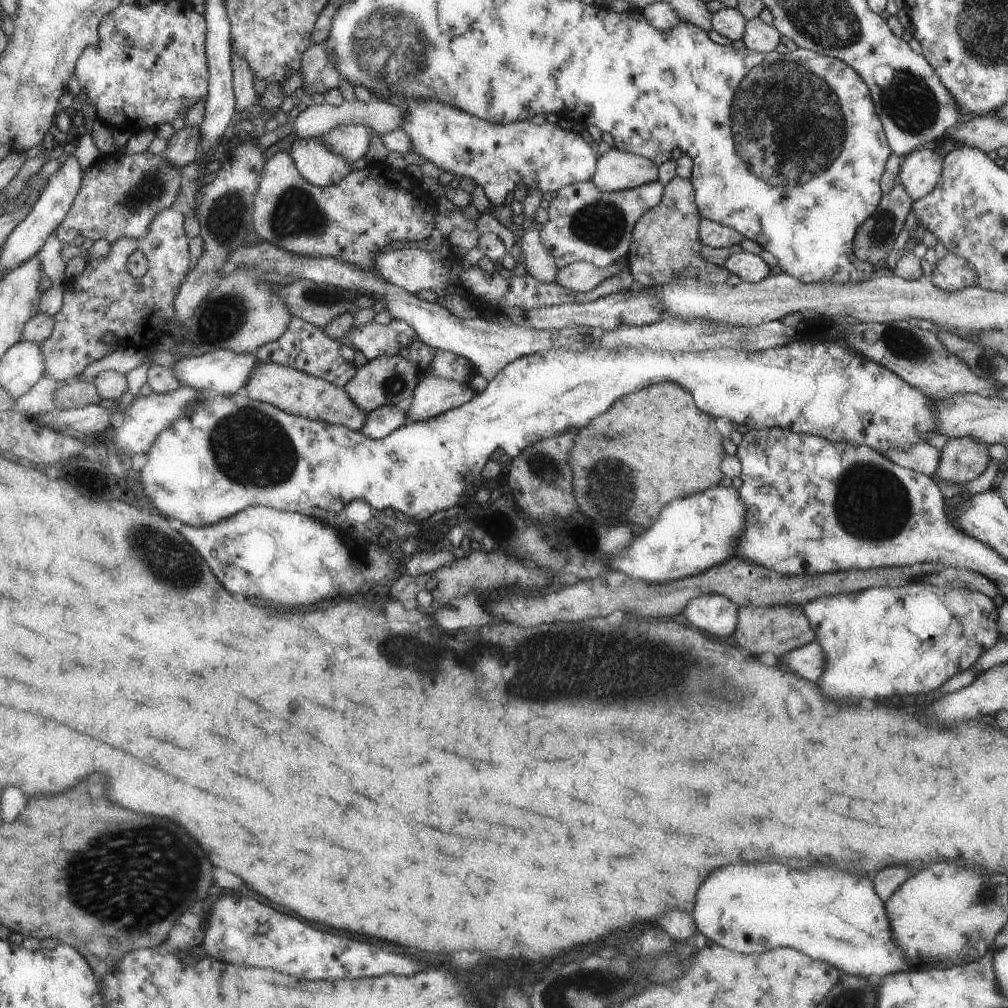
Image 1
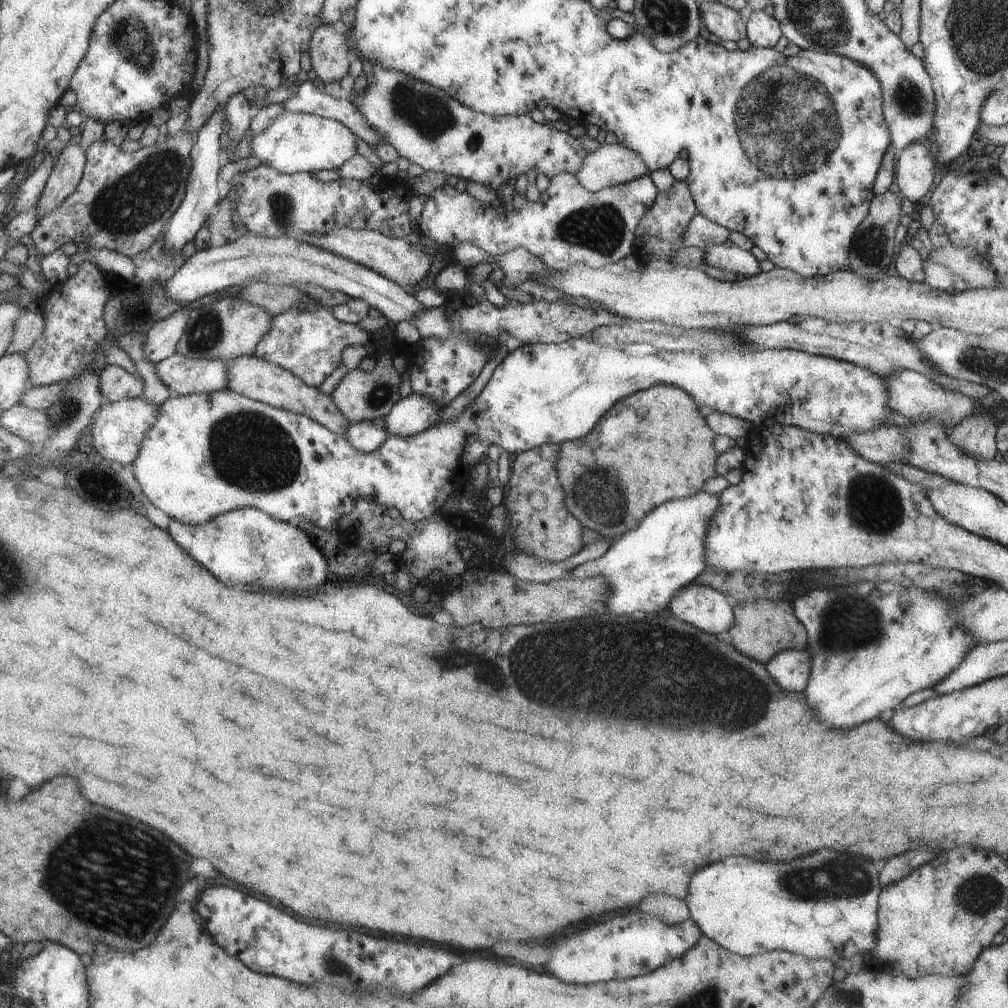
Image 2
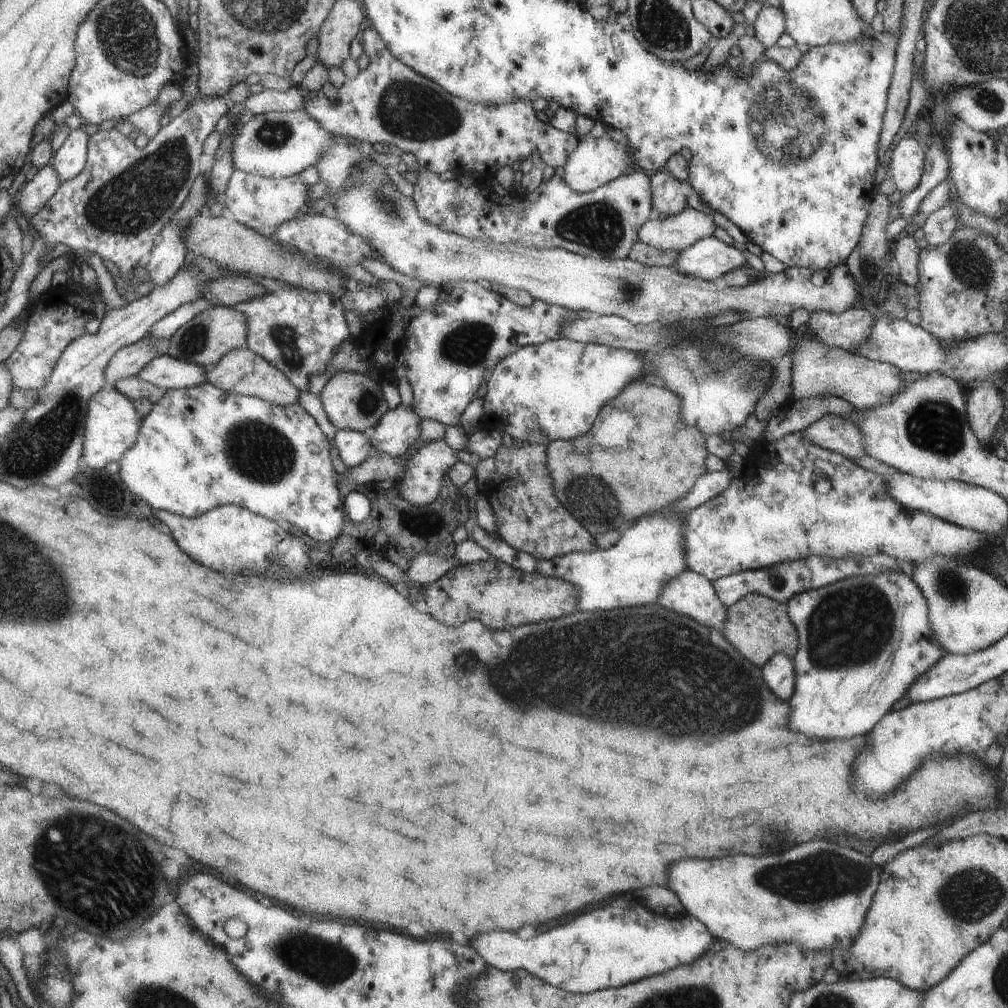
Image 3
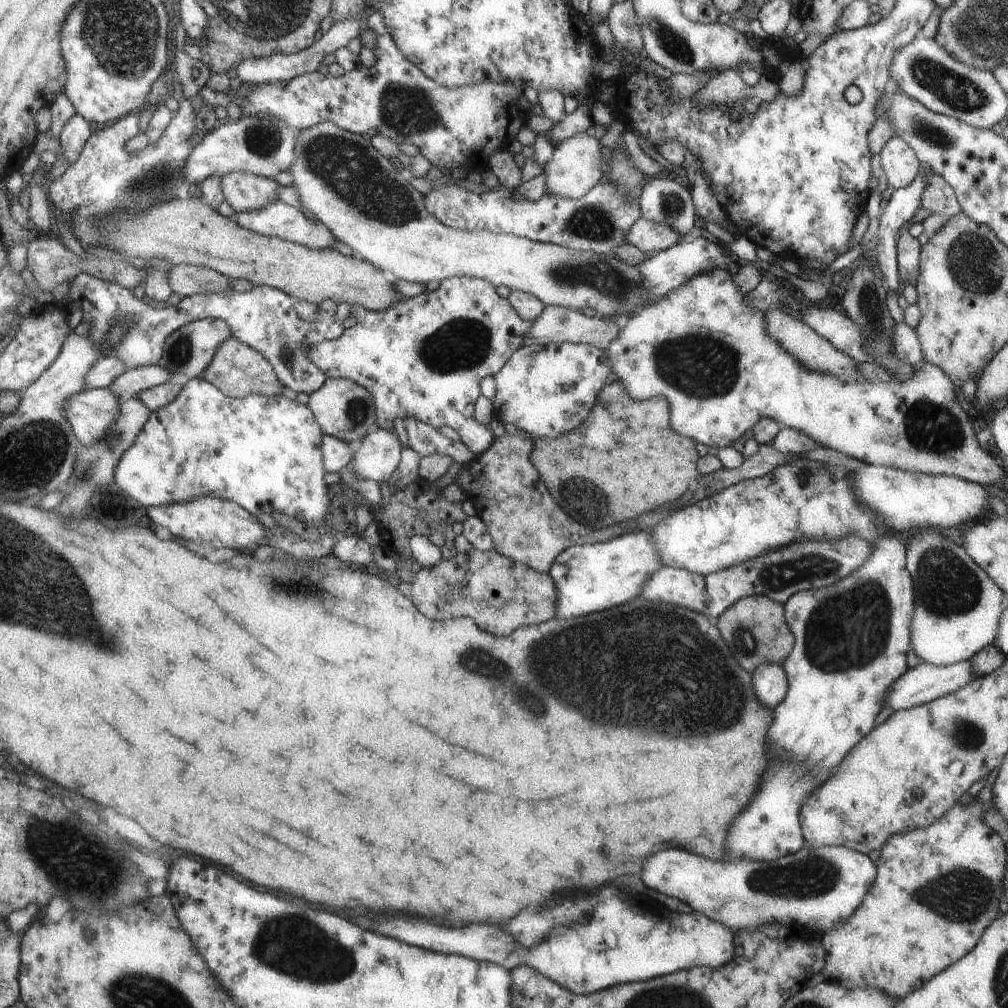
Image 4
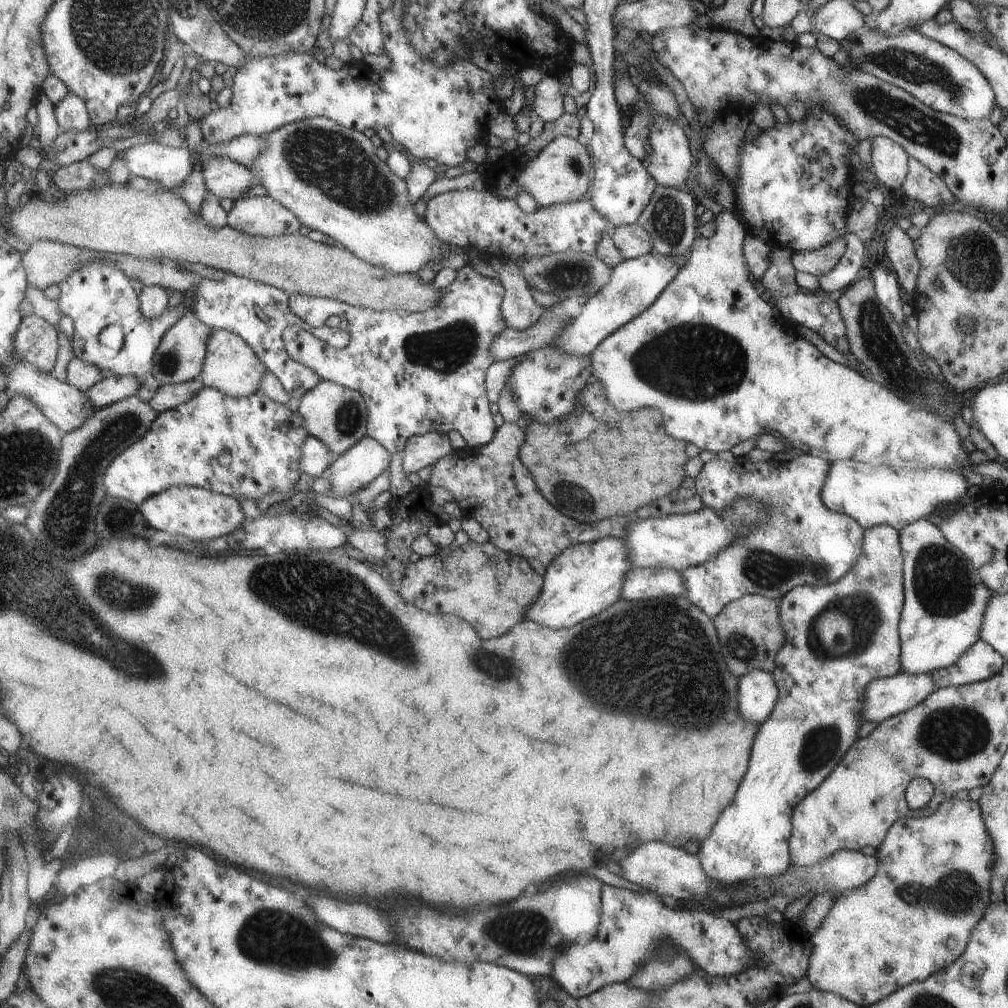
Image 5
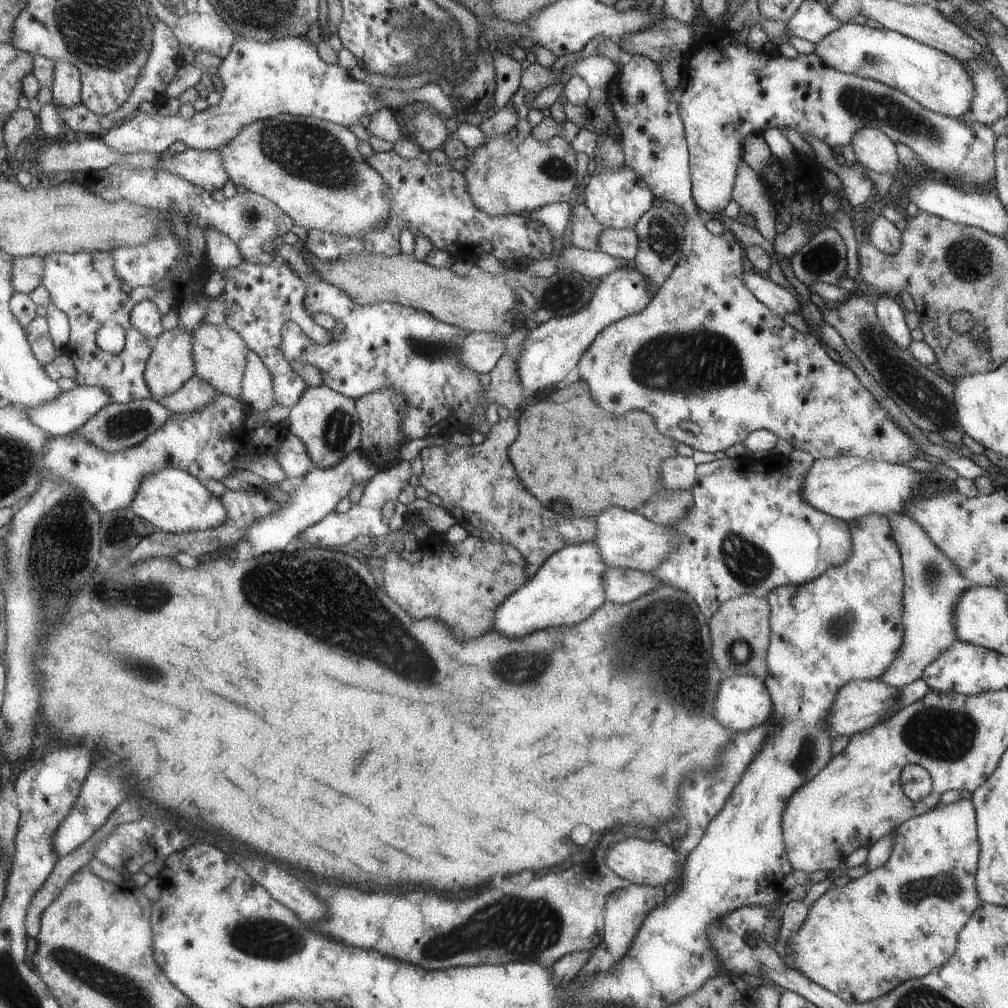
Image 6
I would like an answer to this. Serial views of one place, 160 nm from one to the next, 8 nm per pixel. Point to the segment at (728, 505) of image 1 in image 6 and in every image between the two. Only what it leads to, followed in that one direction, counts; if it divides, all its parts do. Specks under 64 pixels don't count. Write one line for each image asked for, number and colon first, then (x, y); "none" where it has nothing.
2: (645, 567)
3: (650, 552)
4: (591, 577)
5: (584, 579)
6: (567, 588)

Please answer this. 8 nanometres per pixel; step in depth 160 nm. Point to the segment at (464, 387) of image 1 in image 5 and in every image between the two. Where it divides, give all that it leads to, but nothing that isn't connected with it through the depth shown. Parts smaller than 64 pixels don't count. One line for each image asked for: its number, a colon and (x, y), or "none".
2: (413, 413)
3: (398, 429)
4: (377, 456)
5: (354, 469)

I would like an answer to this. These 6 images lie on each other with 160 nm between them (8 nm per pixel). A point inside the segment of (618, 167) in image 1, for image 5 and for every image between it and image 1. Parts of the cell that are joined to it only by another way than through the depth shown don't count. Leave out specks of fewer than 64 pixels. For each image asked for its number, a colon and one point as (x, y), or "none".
2: (611, 164)
3: (596, 161)
4: (575, 166)
5: (559, 173)

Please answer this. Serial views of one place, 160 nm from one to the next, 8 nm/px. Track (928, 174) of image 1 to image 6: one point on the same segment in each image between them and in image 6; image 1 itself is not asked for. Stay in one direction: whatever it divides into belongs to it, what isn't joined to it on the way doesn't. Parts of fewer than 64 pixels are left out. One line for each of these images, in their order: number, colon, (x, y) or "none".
2: (914, 168)
3: (906, 165)
4: (899, 161)
5: (889, 162)
6: (875, 151)

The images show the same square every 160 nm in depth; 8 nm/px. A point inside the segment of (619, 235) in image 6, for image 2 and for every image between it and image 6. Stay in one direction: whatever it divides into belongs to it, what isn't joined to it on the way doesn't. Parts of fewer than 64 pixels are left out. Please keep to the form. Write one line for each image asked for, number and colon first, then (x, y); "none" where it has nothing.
2: (700, 232)
3: (677, 232)
4: (649, 237)
5: (631, 240)

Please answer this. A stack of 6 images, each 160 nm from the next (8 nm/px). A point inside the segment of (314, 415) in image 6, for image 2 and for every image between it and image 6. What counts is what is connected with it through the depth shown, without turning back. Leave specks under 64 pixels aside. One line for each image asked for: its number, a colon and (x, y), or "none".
2: (360, 395)
3: (351, 400)
4: (345, 409)
5: (337, 416)

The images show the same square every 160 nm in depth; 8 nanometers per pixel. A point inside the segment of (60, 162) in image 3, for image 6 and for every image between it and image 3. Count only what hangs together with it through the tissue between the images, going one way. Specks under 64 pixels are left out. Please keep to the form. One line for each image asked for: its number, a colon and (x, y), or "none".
4: (76, 134)
5: (72, 114)
6: (67, 90)

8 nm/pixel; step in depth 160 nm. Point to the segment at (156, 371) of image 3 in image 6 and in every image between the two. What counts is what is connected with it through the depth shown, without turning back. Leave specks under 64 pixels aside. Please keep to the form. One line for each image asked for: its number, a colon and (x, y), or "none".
4: (135, 380)
5: (110, 390)
6: (68, 412)

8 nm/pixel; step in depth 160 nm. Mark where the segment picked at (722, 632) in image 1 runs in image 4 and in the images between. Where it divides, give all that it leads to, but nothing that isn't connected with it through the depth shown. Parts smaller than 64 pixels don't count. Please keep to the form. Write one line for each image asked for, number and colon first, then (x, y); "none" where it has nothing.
2: (707, 609)
3: (689, 594)
4: (680, 587)

